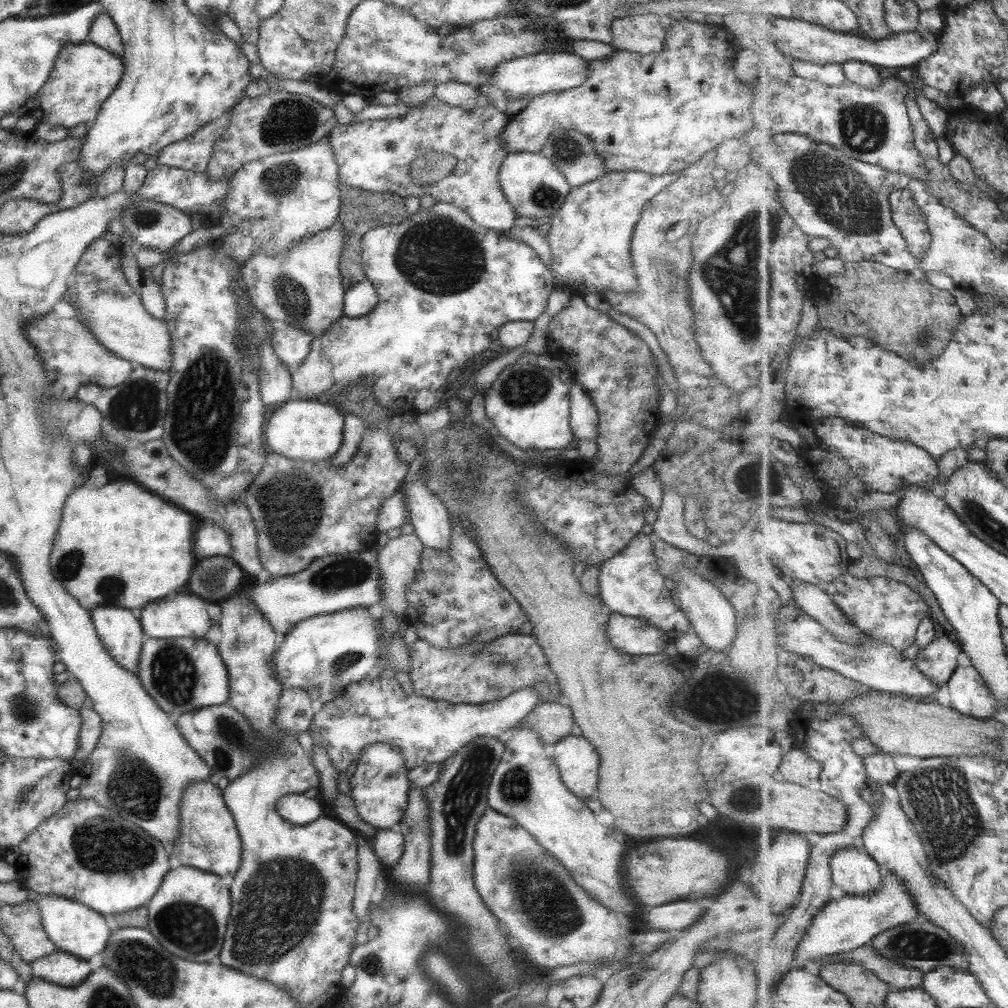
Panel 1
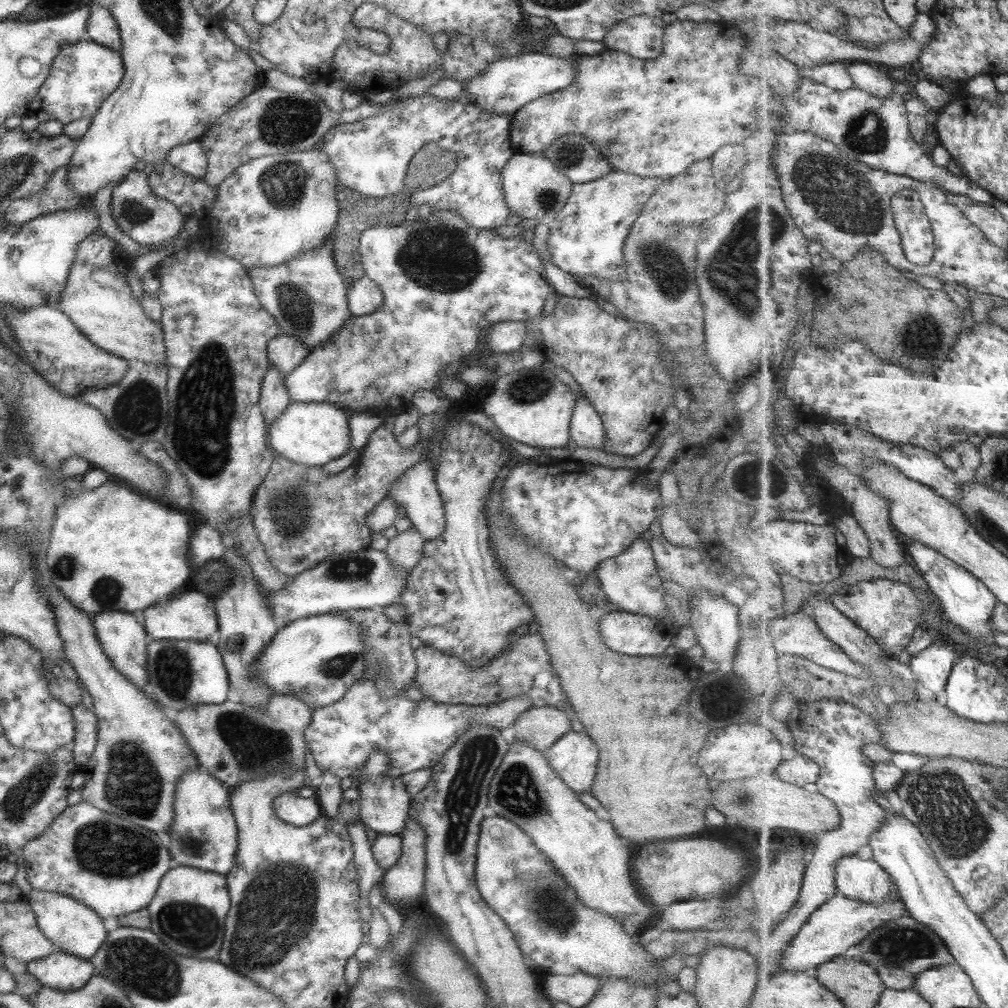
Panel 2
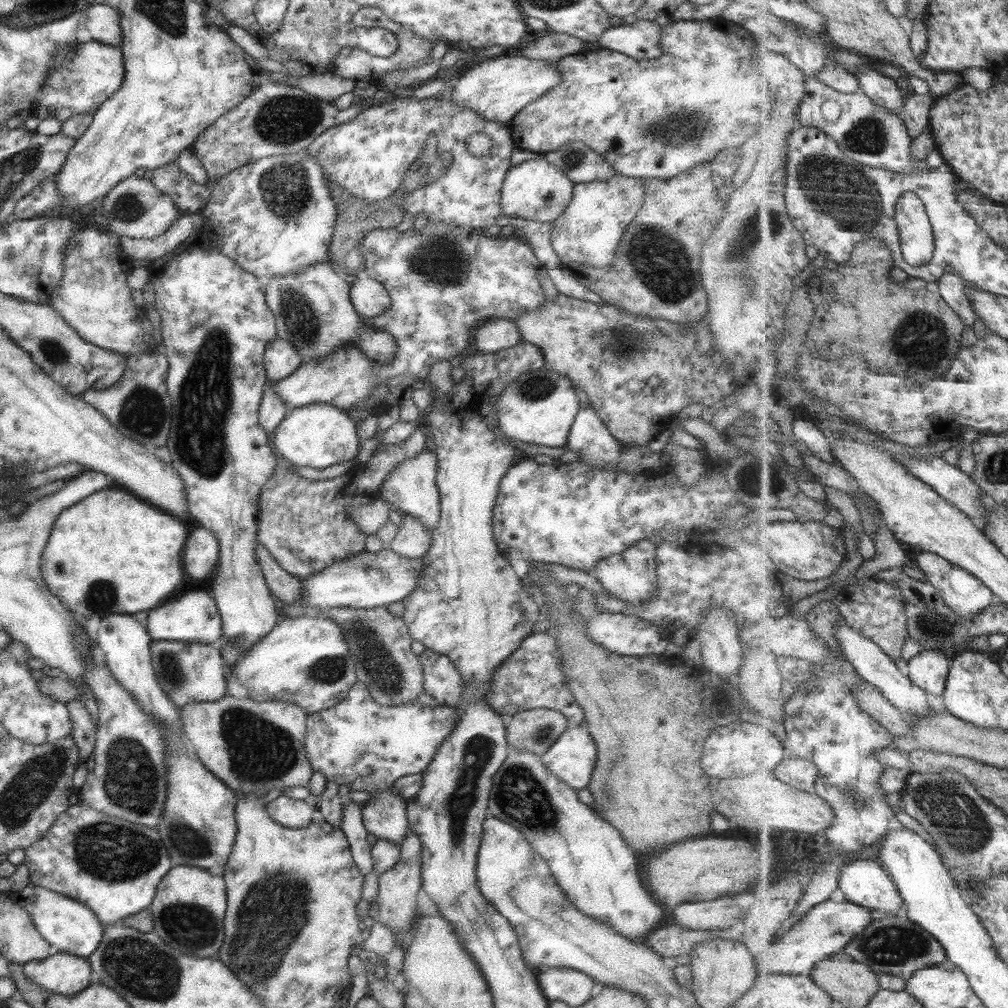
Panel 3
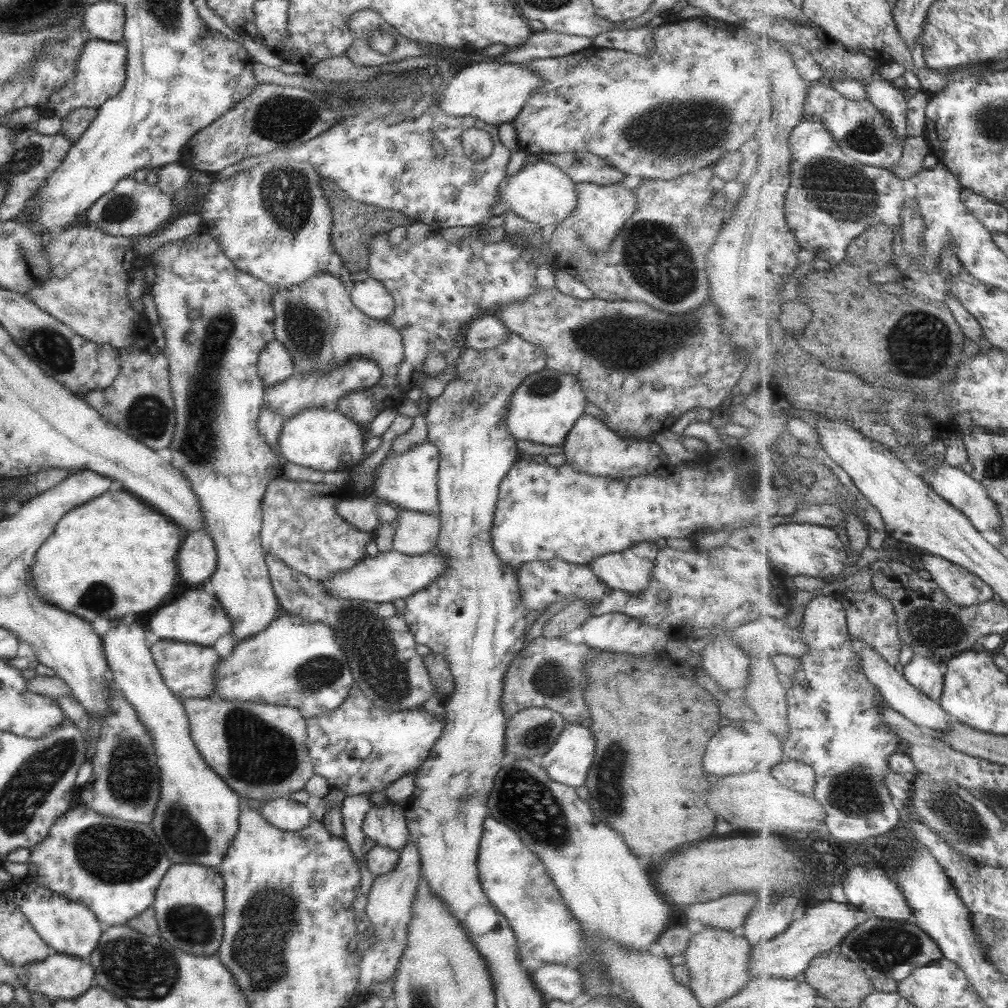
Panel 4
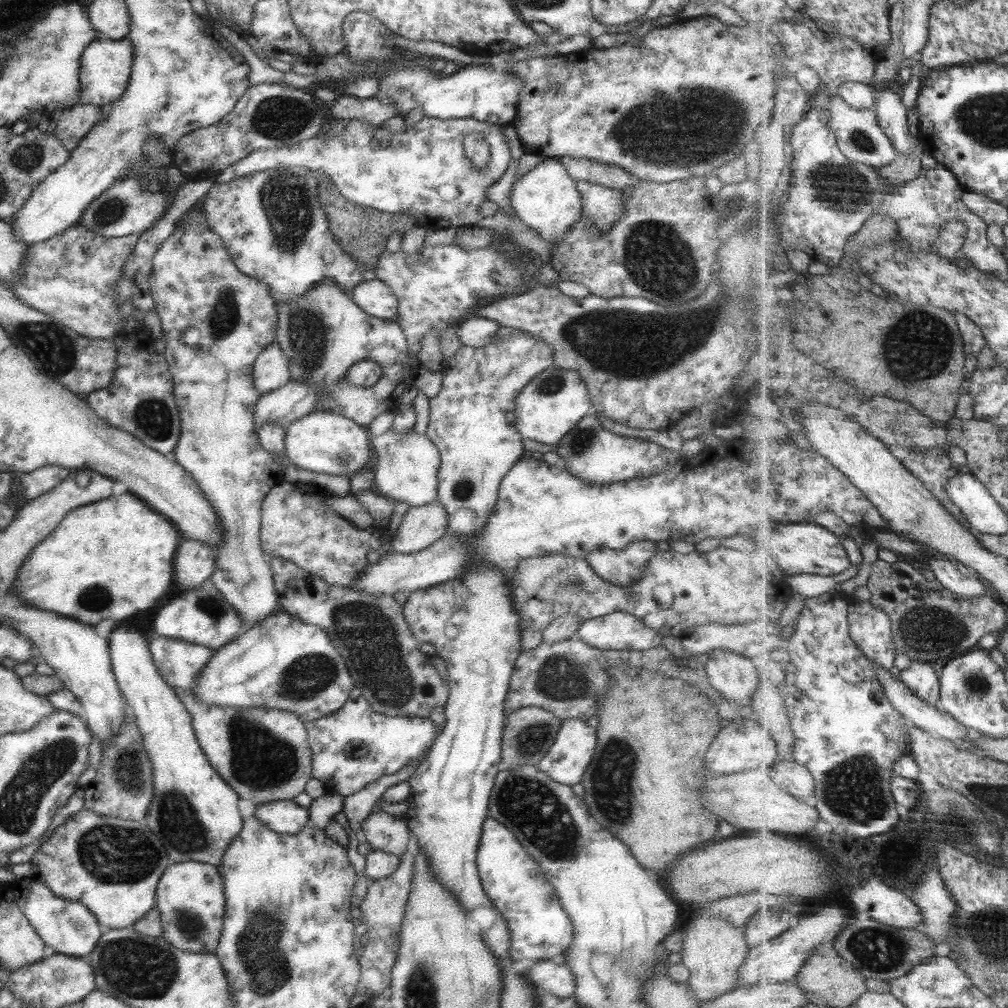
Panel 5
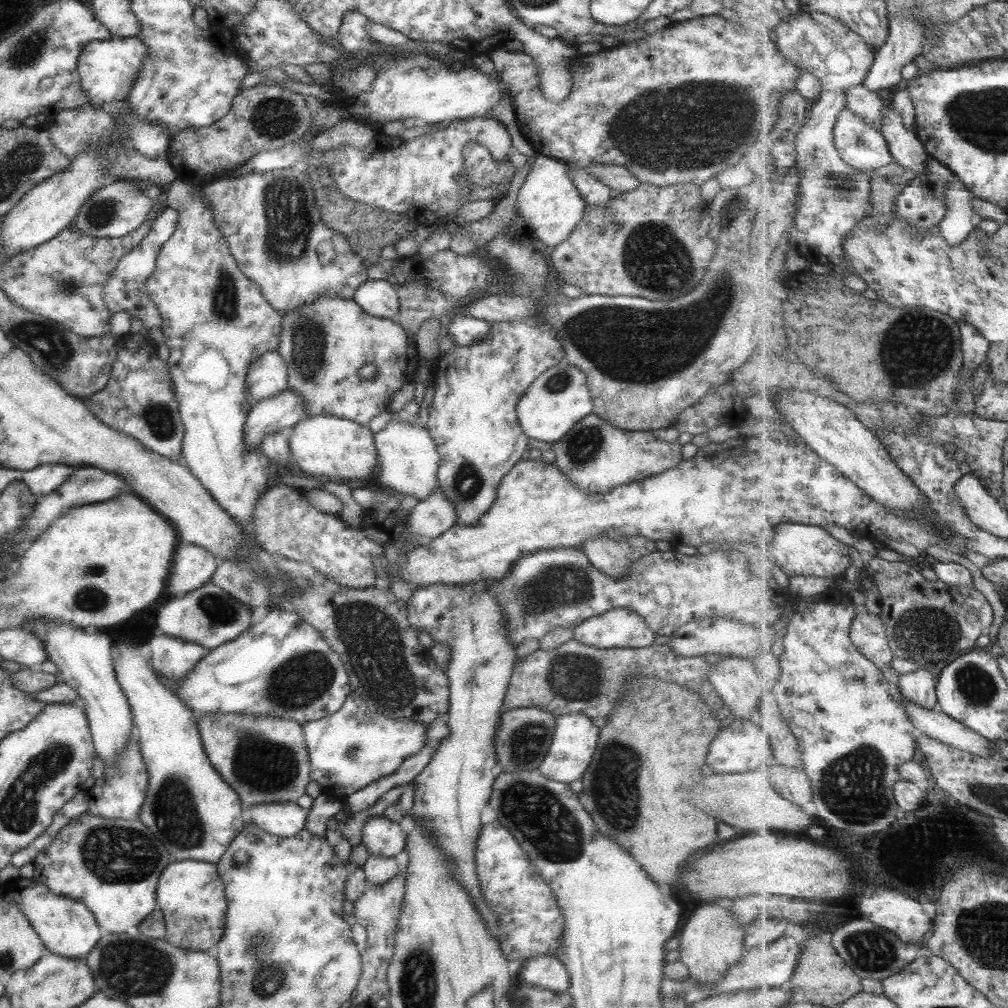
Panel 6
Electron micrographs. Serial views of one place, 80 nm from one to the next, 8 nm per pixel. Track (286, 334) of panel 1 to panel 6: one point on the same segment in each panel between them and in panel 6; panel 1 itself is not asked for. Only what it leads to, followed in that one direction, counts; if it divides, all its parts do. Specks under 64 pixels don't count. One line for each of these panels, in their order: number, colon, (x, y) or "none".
2: (283, 353)
3: (280, 359)
4: (274, 364)
5: (270, 371)
6: (266, 376)

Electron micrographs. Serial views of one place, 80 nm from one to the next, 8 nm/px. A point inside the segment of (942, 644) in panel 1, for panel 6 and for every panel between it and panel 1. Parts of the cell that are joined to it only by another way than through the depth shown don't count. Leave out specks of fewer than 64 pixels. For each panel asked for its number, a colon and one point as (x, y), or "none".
2: (933, 666)
3: (929, 670)
4: (927, 674)
5: (922, 678)
6: (919, 687)

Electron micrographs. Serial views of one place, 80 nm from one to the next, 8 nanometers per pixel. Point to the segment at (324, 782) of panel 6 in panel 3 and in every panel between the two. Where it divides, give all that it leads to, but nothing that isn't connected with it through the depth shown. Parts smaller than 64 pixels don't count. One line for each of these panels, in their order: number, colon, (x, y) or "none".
3: (358, 743)
4: (357, 748)
5: (354, 746)

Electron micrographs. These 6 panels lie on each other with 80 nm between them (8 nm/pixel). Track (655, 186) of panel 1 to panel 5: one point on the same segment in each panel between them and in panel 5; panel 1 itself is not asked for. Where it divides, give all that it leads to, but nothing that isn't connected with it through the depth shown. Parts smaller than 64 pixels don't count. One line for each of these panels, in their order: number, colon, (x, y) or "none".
2: (585, 237)
3: (587, 232)
4: (600, 210)
5: (600, 205)

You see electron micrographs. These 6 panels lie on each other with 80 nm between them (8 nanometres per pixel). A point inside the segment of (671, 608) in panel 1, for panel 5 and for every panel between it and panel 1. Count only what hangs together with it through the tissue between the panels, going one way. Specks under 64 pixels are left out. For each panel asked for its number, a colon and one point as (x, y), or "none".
2: (629, 581)
3: (629, 575)
4: (629, 571)
5: (622, 566)

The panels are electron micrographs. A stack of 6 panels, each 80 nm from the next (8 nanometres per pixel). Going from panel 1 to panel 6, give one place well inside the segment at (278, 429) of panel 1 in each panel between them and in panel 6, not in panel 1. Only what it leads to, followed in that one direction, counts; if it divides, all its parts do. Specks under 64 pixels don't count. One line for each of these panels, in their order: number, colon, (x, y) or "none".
2: (312, 434)
3: (317, 435)
4: (322, 439)
5: (323, 442)
6: (323, 445)

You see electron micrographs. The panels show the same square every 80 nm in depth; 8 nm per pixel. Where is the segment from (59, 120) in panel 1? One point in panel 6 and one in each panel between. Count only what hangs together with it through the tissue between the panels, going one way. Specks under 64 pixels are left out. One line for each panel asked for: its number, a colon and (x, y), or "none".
2: (81, 75)
3: (80, 79)
4: (100, 68)
5: (104, 65)
6: (106, 68)

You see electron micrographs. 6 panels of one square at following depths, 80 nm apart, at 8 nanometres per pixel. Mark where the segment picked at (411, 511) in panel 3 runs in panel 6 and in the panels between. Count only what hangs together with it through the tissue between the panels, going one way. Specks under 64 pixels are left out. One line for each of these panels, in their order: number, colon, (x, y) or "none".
4: (407, 480)
5: (405, 471)
6: (407, 458)

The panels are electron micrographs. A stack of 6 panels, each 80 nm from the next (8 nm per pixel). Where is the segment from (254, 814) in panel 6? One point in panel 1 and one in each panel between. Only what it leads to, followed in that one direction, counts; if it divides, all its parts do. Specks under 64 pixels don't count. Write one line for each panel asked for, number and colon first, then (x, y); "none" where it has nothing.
1: (295, 808)
2: (290, 808)
3: (292, 813)
4: (287, 814)
5: (285, 817)

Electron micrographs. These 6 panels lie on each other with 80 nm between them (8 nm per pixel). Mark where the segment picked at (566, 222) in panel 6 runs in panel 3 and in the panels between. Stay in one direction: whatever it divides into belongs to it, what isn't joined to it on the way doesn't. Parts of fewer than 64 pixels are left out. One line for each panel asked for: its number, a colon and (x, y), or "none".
3: (535, 190)
4: (542, 194)
5: (545, 199)

